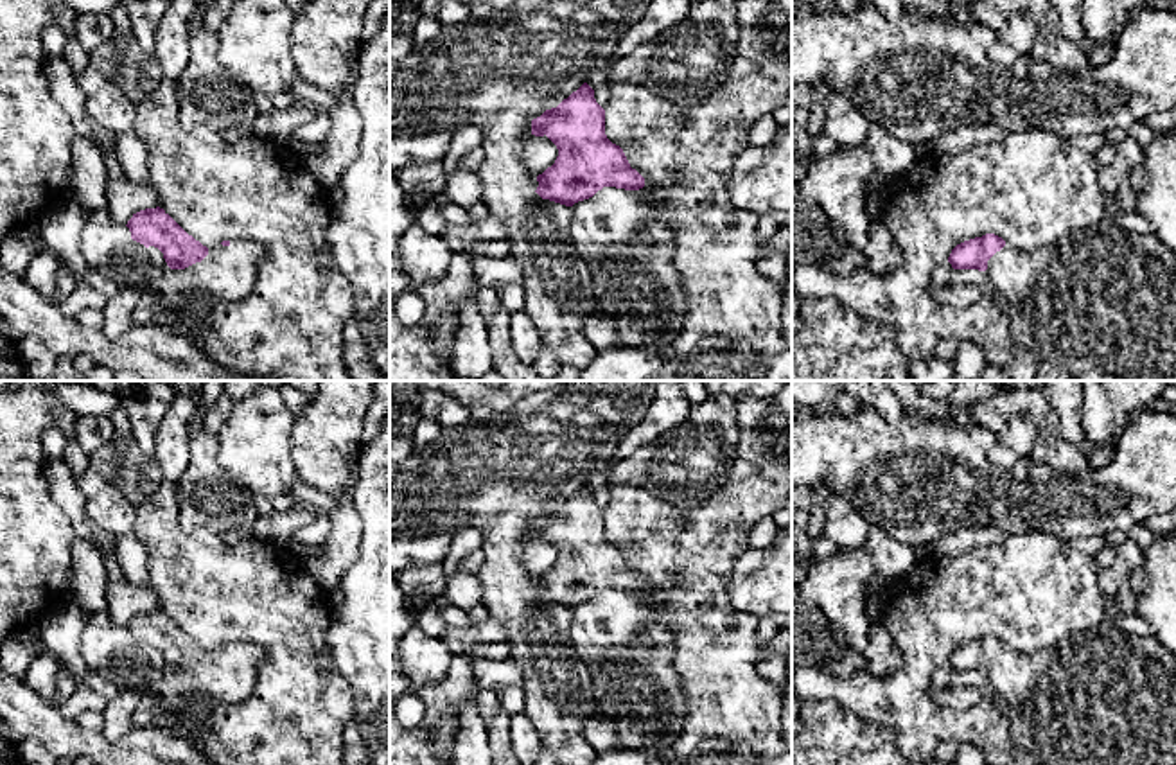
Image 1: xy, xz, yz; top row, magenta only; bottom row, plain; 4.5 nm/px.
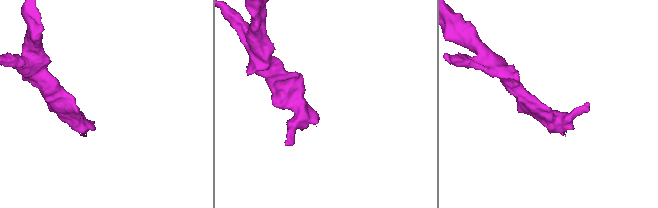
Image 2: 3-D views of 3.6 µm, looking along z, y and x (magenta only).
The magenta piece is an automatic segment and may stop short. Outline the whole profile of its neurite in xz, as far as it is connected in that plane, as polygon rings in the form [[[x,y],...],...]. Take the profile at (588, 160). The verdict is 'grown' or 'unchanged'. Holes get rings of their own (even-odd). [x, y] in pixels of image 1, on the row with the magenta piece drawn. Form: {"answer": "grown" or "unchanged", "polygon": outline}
{"answer": "grown", "polygon": [[[584,83],[557,108],[531,120],[531,135],[548,136],[558,149],[551,167],[537,176],[537,194],[566,207],[592,198],[603,187],[654,196],[648,181],[630,167],[623,149],[605,135],[605,110]]]}

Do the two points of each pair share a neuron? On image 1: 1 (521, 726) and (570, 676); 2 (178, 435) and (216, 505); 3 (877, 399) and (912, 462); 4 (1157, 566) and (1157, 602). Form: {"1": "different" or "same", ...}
{"1": "different", "2": "different", "3": "different", "4": "same"}

